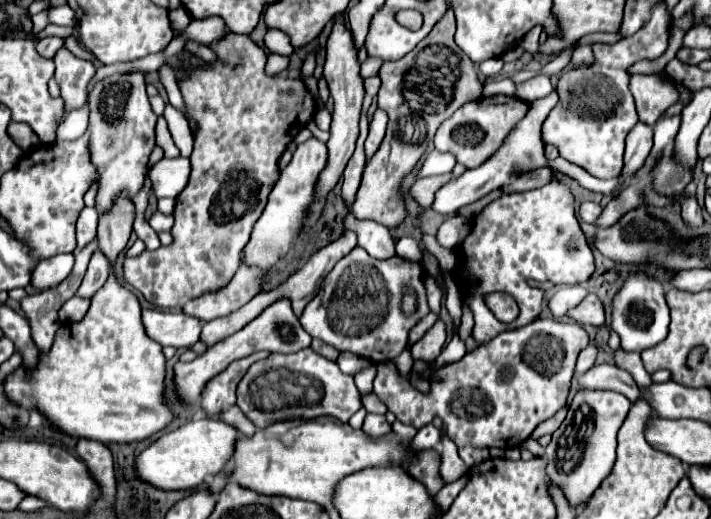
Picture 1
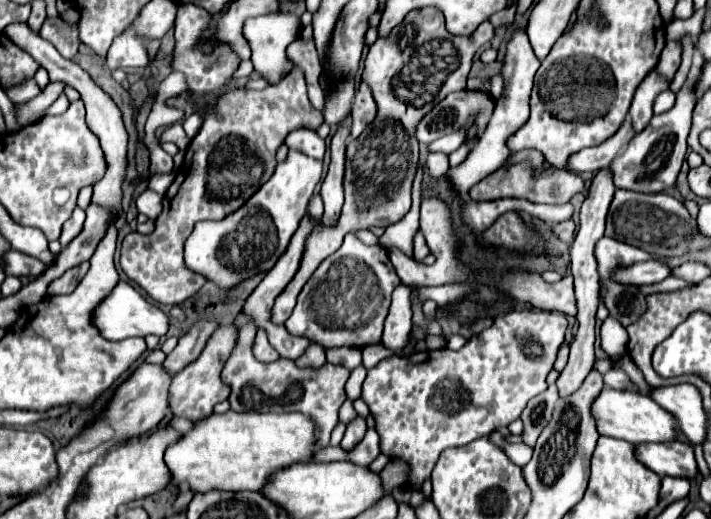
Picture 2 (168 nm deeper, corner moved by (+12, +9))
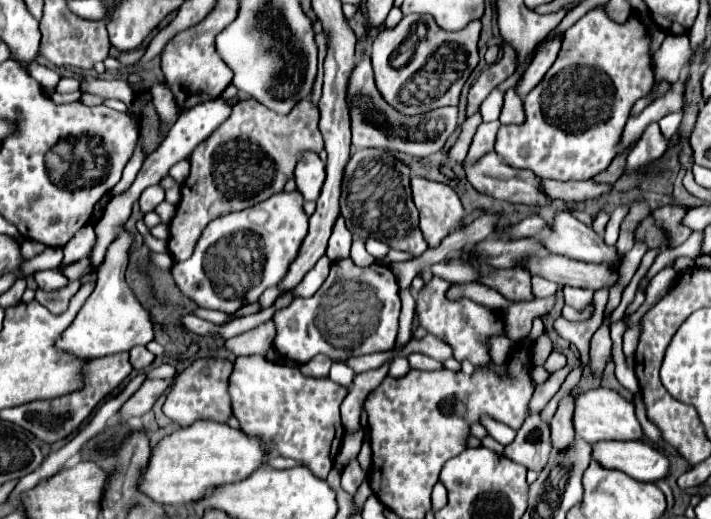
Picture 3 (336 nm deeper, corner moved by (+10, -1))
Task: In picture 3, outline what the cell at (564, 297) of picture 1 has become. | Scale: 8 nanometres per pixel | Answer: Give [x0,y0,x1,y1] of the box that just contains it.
[532,276,556,298]

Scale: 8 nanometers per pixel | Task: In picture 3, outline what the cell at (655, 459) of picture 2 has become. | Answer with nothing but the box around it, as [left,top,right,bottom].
[592,440,668,482]

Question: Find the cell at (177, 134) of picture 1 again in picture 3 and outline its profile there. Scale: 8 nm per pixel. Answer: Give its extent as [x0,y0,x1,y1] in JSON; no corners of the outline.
[170,160,188,184]

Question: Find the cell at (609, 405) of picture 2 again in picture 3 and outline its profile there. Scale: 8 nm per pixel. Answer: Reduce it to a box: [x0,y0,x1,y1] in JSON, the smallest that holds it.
[574,388,642,442]

